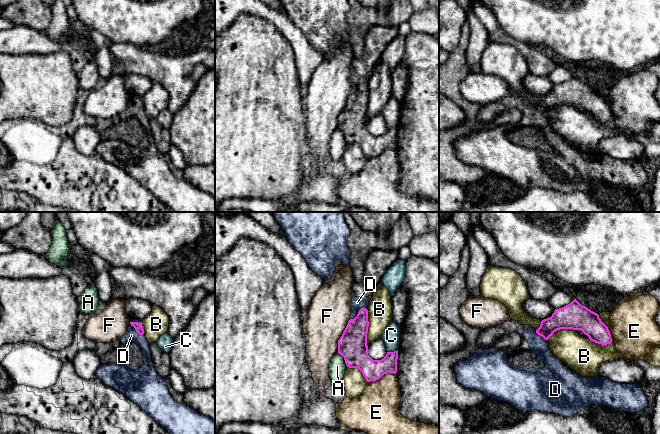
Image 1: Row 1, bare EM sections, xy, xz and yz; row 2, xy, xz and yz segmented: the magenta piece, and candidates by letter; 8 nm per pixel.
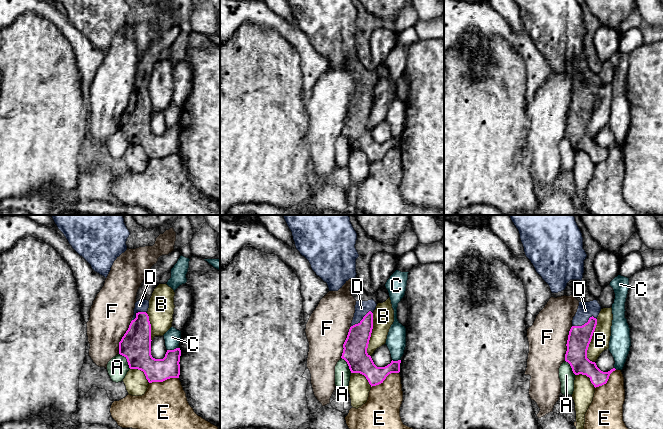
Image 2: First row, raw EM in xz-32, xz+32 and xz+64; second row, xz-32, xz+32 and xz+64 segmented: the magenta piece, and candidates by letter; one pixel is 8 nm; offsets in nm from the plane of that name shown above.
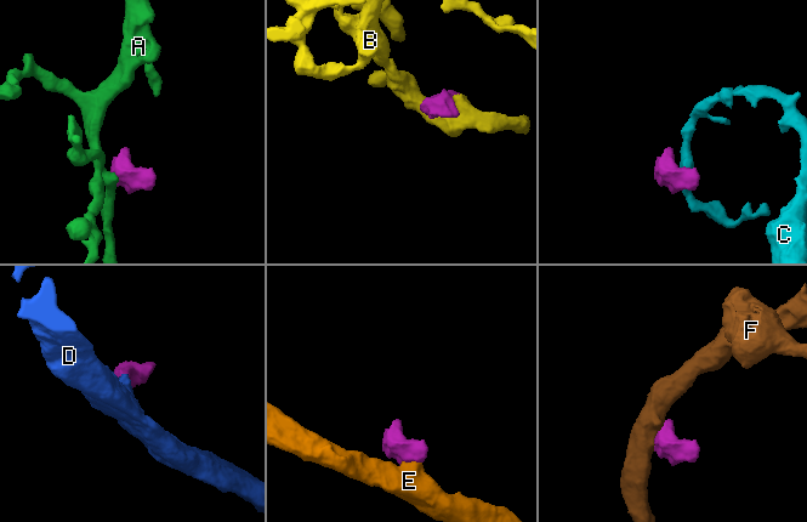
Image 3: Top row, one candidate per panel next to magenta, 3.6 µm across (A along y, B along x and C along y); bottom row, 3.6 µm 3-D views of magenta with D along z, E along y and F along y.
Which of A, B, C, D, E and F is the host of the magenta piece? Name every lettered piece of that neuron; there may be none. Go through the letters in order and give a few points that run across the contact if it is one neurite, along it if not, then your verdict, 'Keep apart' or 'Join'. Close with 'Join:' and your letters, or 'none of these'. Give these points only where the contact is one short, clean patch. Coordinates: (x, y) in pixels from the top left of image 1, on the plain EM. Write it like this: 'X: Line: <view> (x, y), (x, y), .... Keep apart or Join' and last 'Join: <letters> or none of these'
A: Line: xz (338, 128), (343, 133), (347, 142). Keep apart
B: Keep apart
C: Line: xz (397, 125), (387, 128). Keep apart
D: Line: xy (138, 103), (135, 105), (131, 111). Join
E: Line: xz (395, 149), (384, 149), (379, 154), (368, 158). Keep apart
F: Keep apart
Join: D

